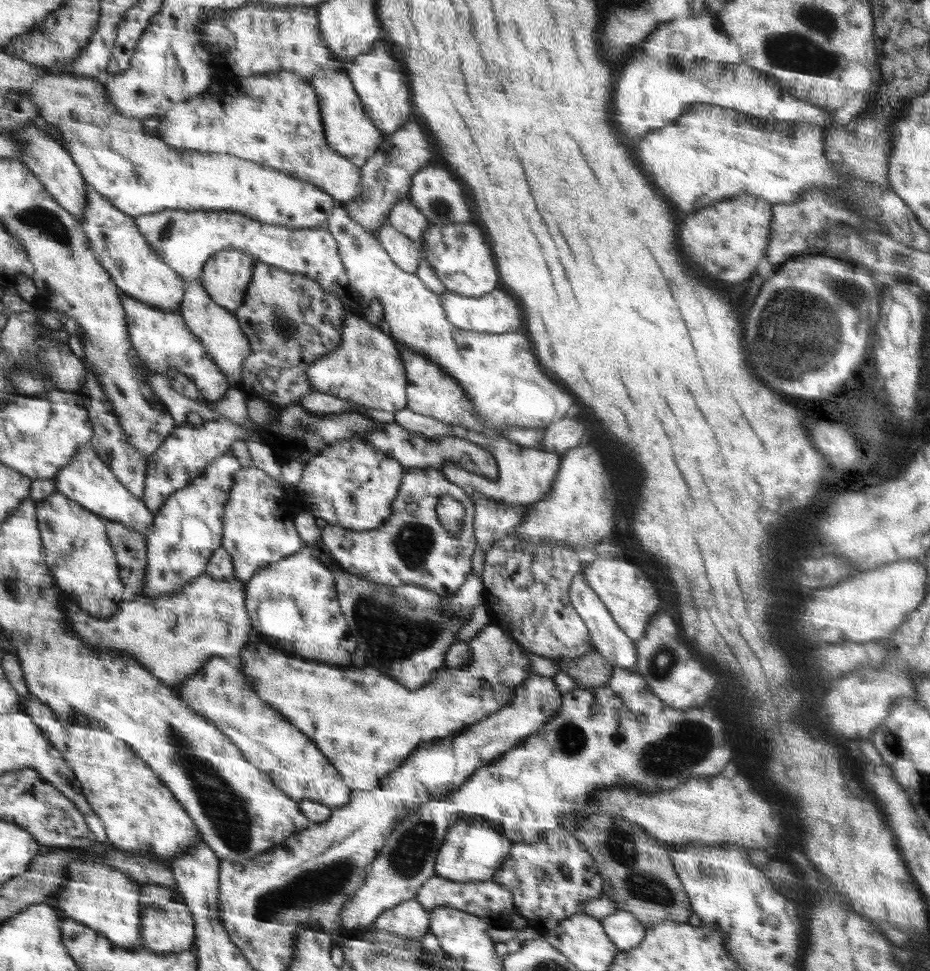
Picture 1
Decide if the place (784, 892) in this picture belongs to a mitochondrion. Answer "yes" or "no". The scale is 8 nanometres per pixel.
no

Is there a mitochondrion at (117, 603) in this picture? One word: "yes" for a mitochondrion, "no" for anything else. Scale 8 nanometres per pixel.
no

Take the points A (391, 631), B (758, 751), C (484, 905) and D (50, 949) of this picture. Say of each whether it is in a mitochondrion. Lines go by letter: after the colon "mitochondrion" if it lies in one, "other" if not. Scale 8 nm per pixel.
A: mitochondrion
B: other
C: other
D: other

